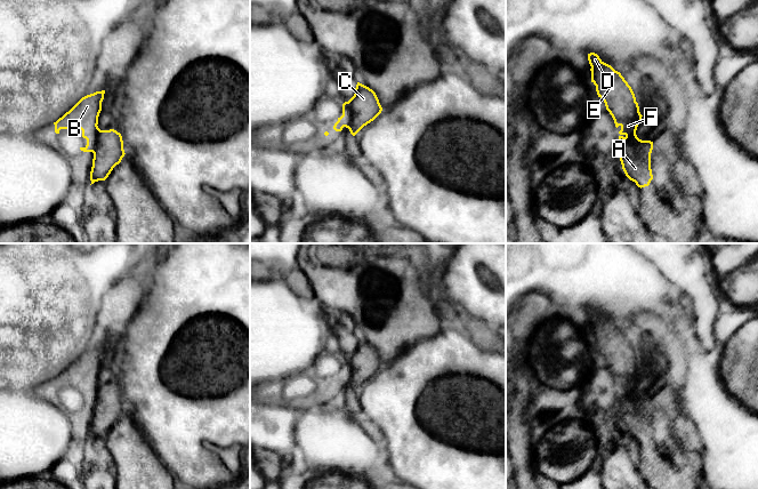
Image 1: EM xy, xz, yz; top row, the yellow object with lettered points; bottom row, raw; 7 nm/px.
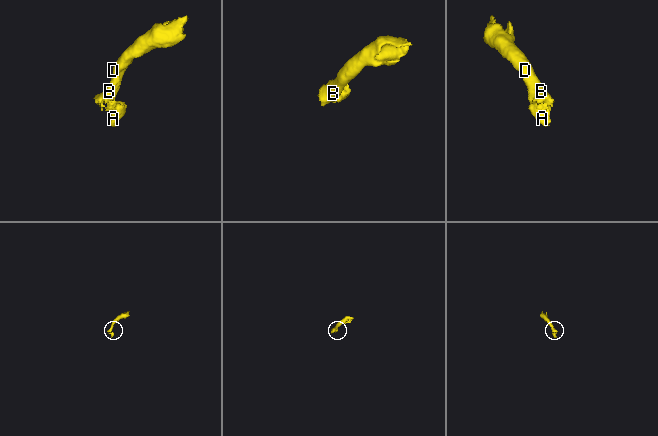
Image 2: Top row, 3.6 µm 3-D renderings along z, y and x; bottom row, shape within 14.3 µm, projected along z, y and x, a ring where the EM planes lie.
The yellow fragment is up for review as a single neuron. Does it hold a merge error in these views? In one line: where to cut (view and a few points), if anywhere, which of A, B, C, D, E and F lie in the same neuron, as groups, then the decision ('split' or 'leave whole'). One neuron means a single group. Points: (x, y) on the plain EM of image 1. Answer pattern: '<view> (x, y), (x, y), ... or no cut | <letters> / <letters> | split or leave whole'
xz (348, 357), (352, 370), (349, 385) | A C / B D E F | split

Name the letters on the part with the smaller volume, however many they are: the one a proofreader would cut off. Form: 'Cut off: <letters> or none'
Cut off: A, C

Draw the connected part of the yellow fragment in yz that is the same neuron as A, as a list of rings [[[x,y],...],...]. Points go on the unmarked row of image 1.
[[[619,392],[614,402],[619,407],[626,432],[640,444],[648,442],[653,435],[651,425],[653,398],[640,396],[638,401],[632,401],[627,393]]]

